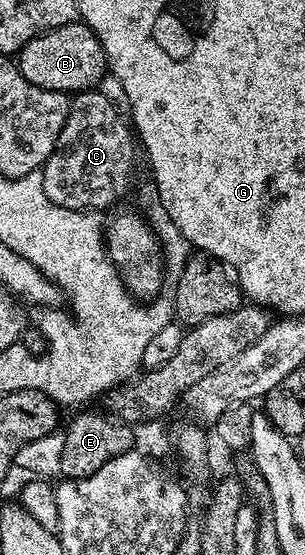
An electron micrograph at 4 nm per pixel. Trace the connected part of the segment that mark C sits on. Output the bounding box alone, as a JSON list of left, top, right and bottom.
[42,90,138,211]

